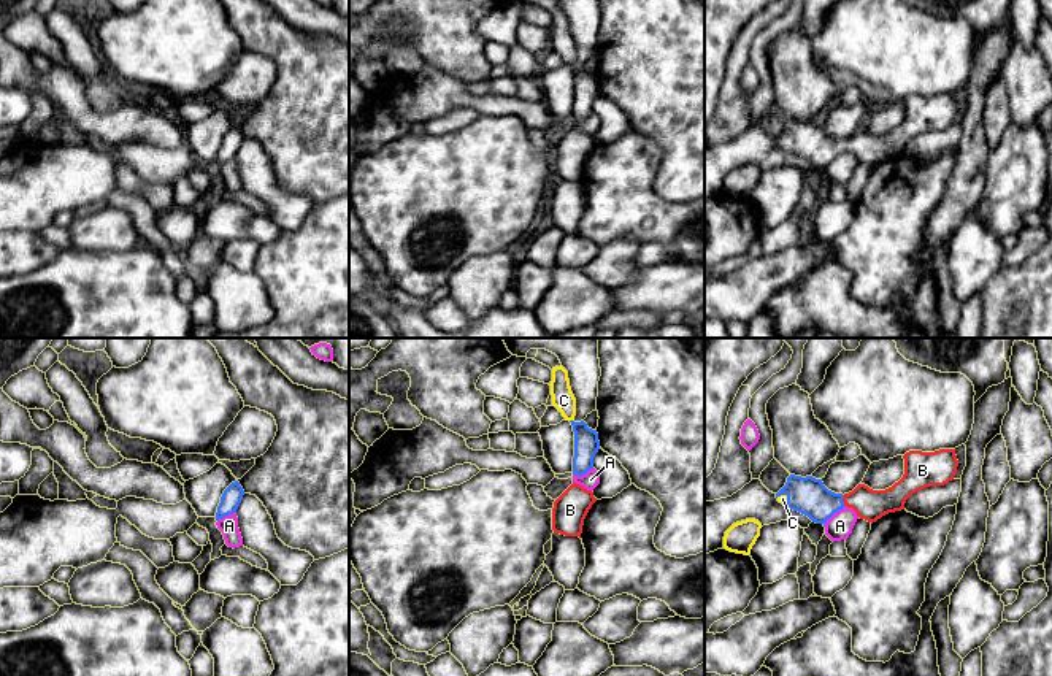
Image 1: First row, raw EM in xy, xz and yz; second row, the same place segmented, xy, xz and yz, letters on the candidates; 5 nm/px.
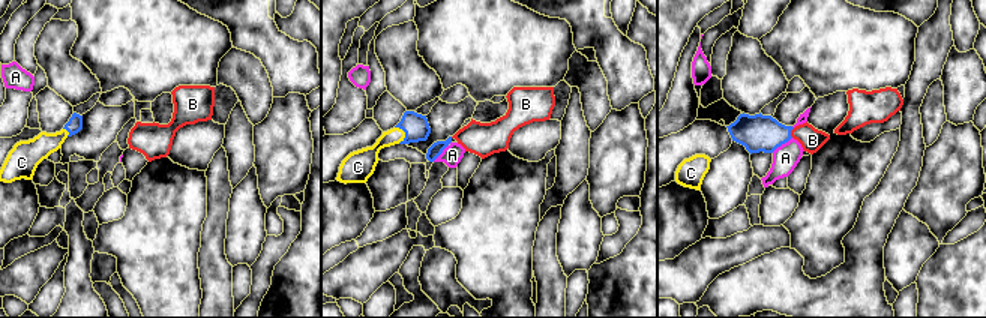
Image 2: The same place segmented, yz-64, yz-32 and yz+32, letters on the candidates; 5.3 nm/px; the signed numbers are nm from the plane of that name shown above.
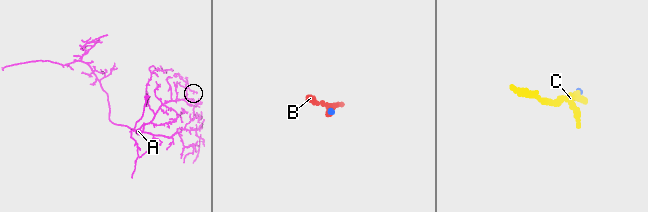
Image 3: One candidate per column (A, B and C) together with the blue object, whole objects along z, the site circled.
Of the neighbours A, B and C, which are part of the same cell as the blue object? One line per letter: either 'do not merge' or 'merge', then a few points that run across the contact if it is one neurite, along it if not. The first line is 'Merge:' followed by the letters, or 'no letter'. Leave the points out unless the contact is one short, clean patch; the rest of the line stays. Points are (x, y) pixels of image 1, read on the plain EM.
Merge: B, C
A: do not merge; line yz (844, 151), (824, 170)
B: merge; line yz (808, 140), (814, 145), (841, 145), (863, 145), (870, 149)
C: merge; line yz (808, 140), (784, 138), (783, 143)

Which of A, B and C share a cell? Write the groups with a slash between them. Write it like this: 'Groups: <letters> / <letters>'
Groups: A / B C

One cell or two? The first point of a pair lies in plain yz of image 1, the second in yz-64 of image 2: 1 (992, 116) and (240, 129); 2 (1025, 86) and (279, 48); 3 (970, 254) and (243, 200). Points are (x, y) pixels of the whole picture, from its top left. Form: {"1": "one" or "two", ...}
{"1": "two", "2": "one", "3": "one"}

